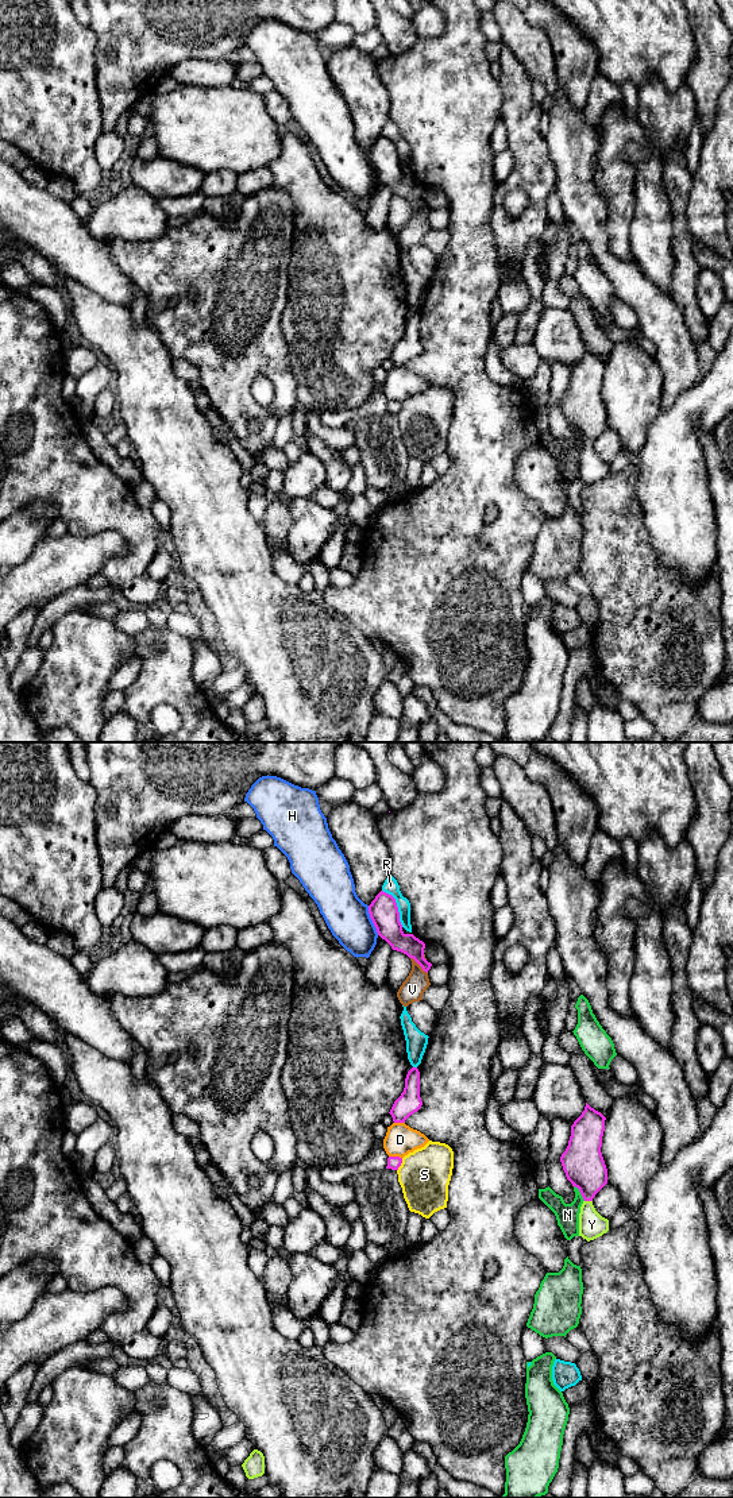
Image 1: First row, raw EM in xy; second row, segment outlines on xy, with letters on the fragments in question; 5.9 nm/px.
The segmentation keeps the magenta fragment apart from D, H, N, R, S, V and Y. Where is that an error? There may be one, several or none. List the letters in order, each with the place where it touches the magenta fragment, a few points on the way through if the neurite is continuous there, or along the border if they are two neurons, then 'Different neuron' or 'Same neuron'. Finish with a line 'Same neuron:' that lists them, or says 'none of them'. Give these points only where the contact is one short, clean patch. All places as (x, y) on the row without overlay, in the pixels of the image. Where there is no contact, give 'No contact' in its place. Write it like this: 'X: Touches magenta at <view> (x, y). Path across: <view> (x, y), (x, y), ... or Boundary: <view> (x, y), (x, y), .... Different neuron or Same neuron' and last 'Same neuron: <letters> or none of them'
D: Touches magenta at xy (396, 401). Boundary: xy (389, 400), (401, 402). Different neuron
H: Touches magenta at xy (371, 163). Different neuron
N: Touches magenta at xy (581, 437). Different neuron
R: Touches magenta at xy (397, 151). Different neuron
S: Touches magenta at xy (400, 409). Different neuron
V: Touches magenta at xy (419, 208). Different neuron
Y: Touches magenta at xy (589, 444). Path across: xy (582, 405), (589, 417), (589, 444), (589, 463), (591, 468). Same neuron
Same neuron: Y

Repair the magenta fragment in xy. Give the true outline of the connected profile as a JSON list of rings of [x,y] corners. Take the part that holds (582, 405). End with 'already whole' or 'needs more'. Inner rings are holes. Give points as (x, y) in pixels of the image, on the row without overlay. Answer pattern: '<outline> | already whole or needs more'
[[[587,347],[571,370],[571,381],[560,401],[563,414],[572,431],[578,432],[583,448],[579,457],[579,480],[587,486],[609,475],[609,464],[593,449],[595,439],[607,428],[607,413],[601,397],[606,362]]] | needs more

